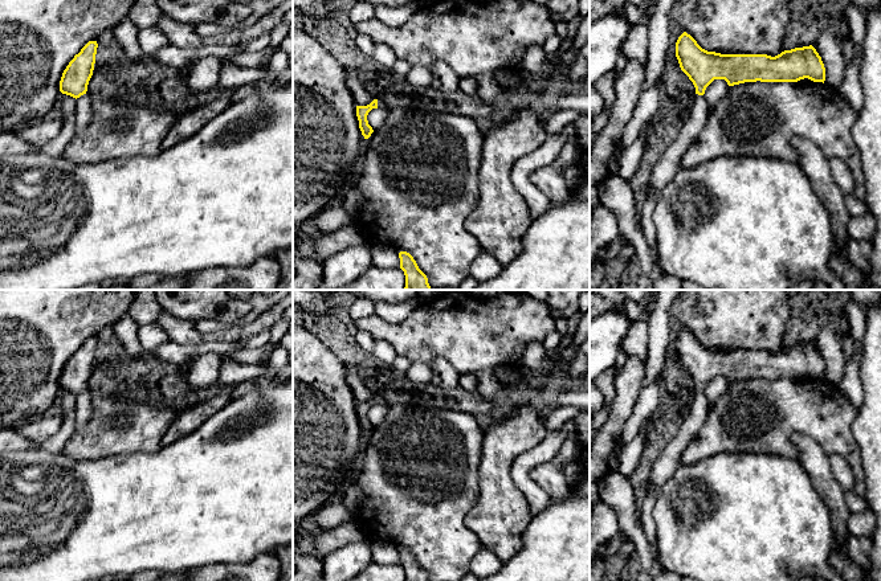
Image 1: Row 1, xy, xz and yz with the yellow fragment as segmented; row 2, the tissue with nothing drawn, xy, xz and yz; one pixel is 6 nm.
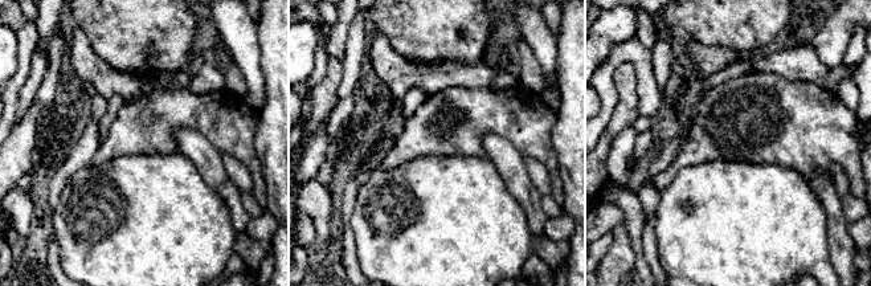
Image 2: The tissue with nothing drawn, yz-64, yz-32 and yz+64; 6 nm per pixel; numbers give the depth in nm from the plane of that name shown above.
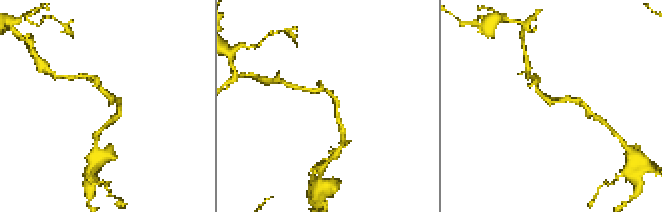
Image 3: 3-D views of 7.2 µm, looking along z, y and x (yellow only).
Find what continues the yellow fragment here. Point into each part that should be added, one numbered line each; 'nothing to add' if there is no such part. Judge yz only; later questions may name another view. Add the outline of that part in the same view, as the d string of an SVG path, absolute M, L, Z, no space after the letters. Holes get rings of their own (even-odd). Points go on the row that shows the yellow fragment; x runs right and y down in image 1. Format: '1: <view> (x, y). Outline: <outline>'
1: yz (665, 168). Outline: M697 94L690 114L685 120L678 138L666 148L653 168L649 181L650 192L647 193L647 197L657 202L662 189L673 179L676 171L680 168L680 161L688 147L702 131L707 114L709 109L705 95Z

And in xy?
1: xy (84, 111). Outline: M86 94L76 99L76 132L82 132L93 119L91 99Z

